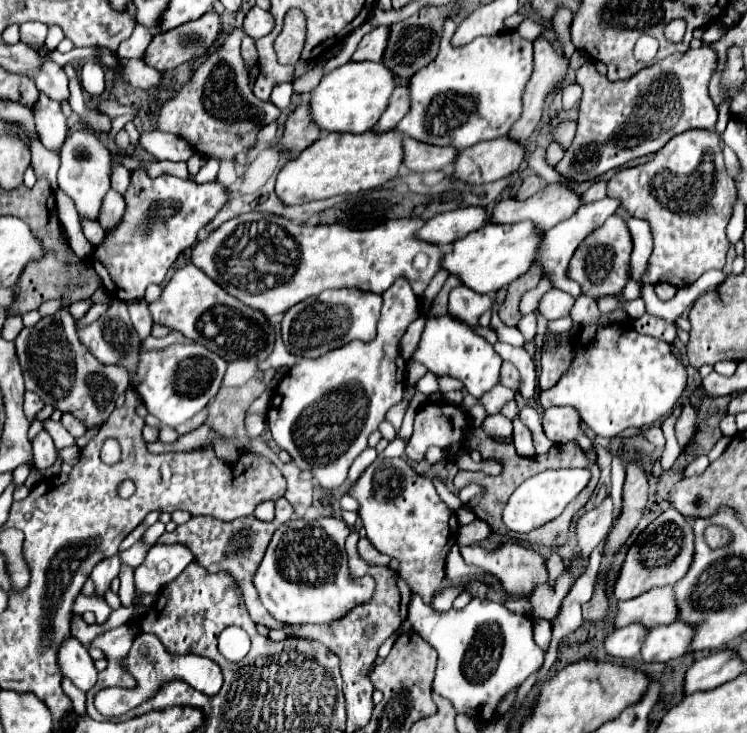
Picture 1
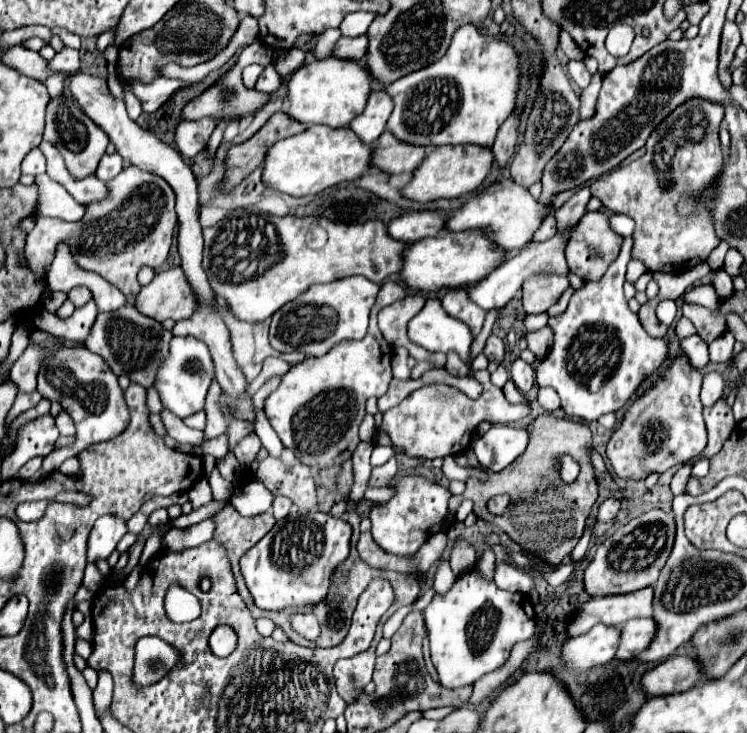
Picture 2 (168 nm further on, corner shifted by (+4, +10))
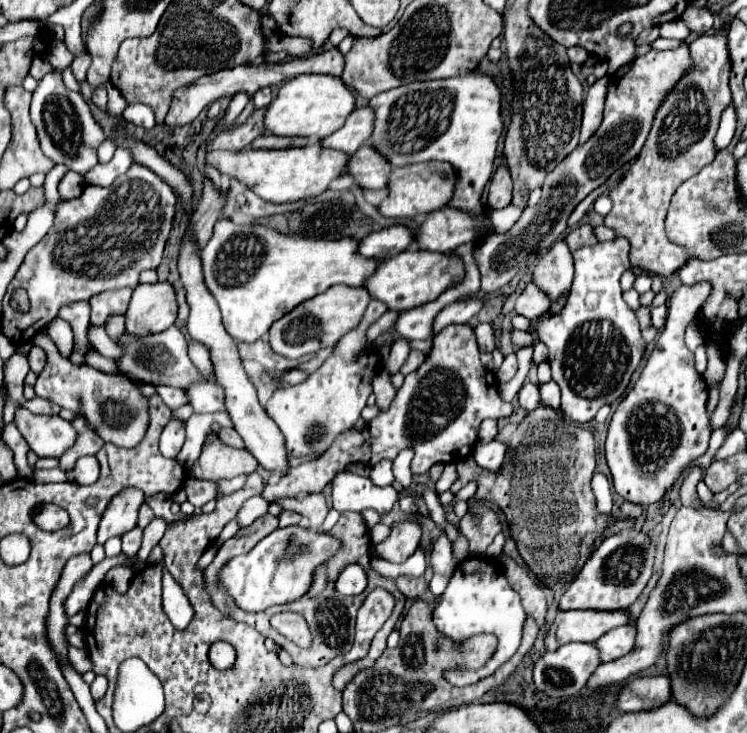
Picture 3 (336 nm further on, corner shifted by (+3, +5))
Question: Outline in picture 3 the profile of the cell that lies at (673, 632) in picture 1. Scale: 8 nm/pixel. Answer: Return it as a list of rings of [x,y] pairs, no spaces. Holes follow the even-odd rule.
[[[622,625],[618,629],[612,629],[610,633],[604,633],[594,645],[600,653],[602,663],[614,661],[630,653],[630,649],[634,647],[634,625]]]

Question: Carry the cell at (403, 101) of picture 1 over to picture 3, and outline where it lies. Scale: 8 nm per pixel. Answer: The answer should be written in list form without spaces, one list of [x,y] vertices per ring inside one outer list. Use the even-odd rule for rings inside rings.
[[[370,107],[356,109],[338,131],[322,139],[322,147],[350,155],[366,143],[366,137],[370,137],[370,125],[374,125],[374,113],[370,113]]]

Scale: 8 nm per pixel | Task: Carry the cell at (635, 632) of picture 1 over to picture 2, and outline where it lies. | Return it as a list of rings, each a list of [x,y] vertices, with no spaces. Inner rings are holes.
[[[597,624],[587,634],[569,638],[563,646],[563,660],[575,672],[587,672],[593,666],[607,664],[615,658],[621,630],[615,626]]]

